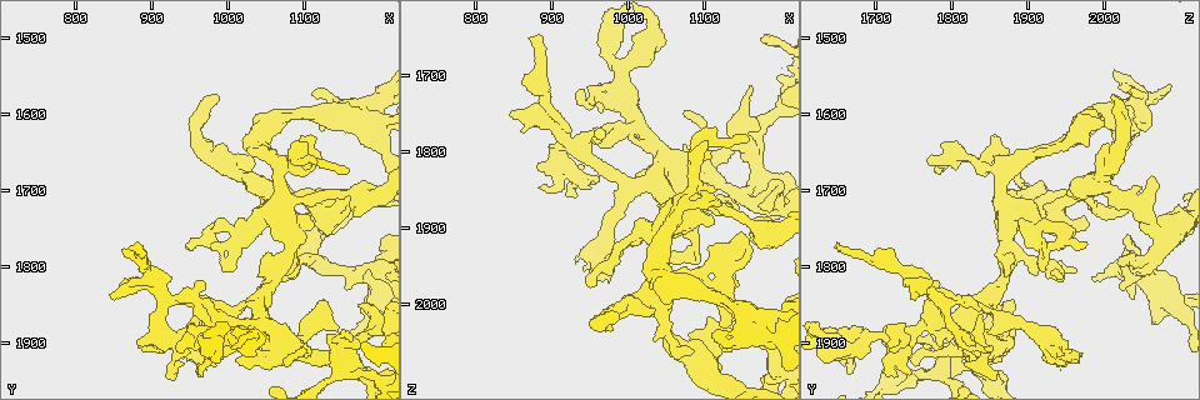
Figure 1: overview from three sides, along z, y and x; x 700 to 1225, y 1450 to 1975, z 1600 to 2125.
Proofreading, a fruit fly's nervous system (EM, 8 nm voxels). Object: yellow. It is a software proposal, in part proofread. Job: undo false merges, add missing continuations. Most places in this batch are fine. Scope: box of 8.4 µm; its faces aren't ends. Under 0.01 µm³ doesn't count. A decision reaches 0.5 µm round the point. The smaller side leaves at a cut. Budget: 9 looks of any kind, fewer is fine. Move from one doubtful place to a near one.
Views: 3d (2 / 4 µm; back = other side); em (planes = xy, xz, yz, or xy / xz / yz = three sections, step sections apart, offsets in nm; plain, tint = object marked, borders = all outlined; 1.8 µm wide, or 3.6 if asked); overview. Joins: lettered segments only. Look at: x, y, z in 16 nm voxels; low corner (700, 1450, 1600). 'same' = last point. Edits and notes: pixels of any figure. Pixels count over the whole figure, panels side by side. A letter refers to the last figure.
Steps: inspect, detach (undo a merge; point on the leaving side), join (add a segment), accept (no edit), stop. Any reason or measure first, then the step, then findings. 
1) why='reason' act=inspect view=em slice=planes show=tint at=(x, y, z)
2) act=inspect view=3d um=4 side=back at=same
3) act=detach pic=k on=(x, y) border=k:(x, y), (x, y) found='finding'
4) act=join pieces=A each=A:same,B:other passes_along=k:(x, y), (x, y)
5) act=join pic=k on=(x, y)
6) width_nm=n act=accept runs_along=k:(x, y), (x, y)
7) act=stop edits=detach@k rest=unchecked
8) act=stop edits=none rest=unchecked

why='sharp bend' act=inspect view=3d um=4 side=back at=(1085, 1670, 1850)

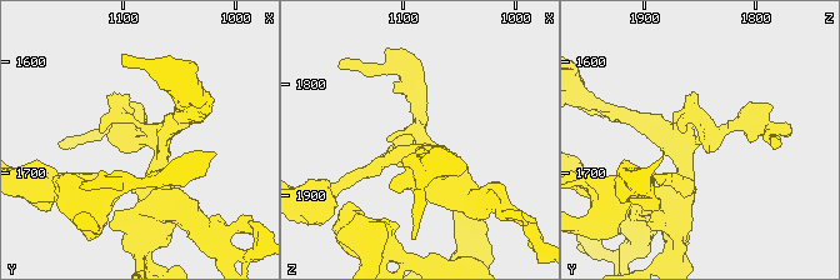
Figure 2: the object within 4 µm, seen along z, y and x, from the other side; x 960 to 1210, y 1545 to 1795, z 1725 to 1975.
why='shape alone is not enough' act=inspect view=em slice=xy step=8 show=borders at=(1084, 1672, 1852)

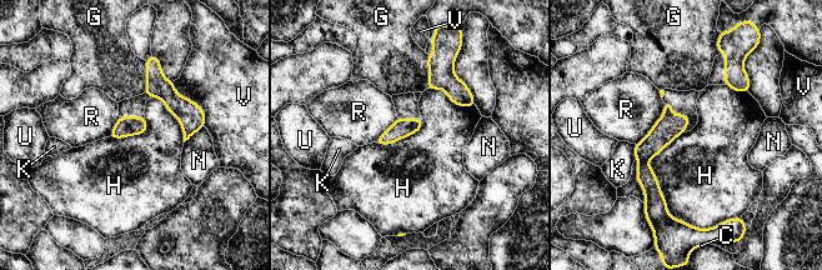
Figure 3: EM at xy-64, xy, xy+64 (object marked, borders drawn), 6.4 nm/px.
width_nm=130 act=accept each=C:other,G:other,H:other,K:other,N:other,R:other,U:other,V:other border=3:(663, 148), (646, 163), (670, 215) found='all the same neuron'

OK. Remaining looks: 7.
why='abrupt turn' act=inspect view=em slice=xy step=4 show=tint at=(1195, 1835, 2075)

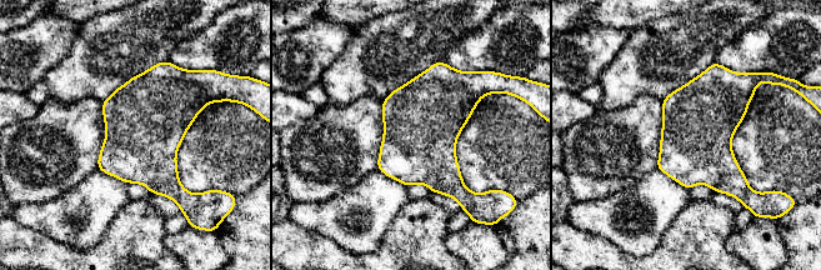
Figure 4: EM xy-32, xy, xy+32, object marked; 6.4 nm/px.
act=inspect view=em slice=xy step=4 show=borders at=same

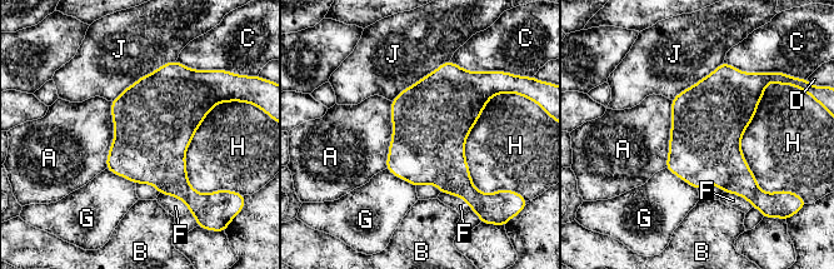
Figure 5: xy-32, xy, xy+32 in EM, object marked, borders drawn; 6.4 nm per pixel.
longest_contact=H:700nm act=accept each=A:other,B:other,C:other,D:other,F:other,G:other,H:other,J:other border=5:(111, 101), (113, 143), (105, 168) found='continuous, no second neuron'

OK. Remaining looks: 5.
why='four-way junction' act=inspect view=3d um=2 at=(1170, 1710, 1905)

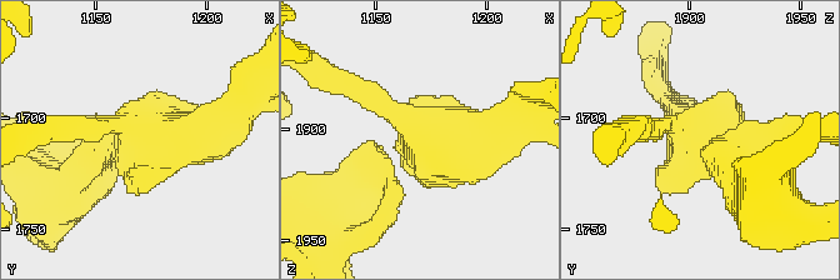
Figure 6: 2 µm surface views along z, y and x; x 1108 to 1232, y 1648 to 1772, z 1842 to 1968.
arms=4 why='now the EM' act=inspect view=em slice=yz step=4 show=plain at=(1173, 1709, 1904)

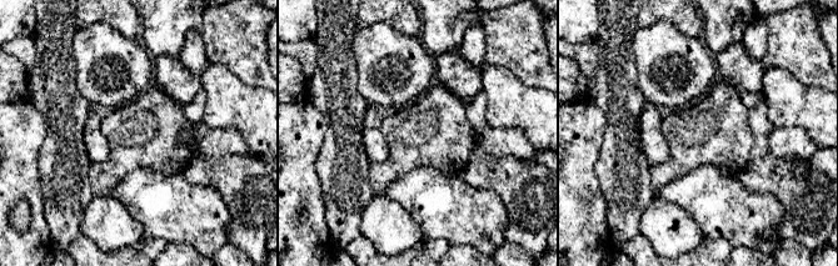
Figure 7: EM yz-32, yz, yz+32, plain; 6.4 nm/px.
why='see the neighbours' act=inspect view=em slice=yz step=4 show=borders at=same

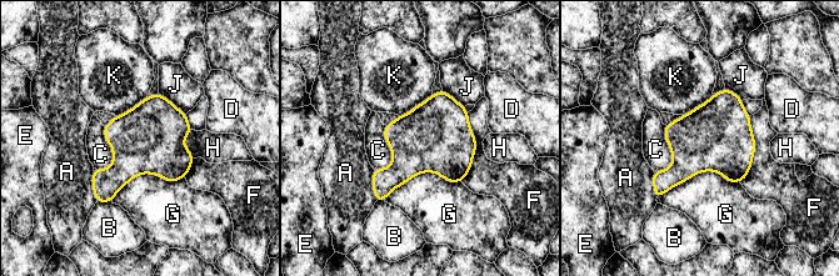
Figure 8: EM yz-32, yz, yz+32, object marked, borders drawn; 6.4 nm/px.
width_nm=440 act=accept each=A:other,B:other,C:other,D:other,E:other,F:other,G:other,H:other,J:other,K:other border=8:(159, 93), (185, 114) found='continuous, no second neuron'

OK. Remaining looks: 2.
act=inspect view=3d um=4 at=(960, 1905, 1940)

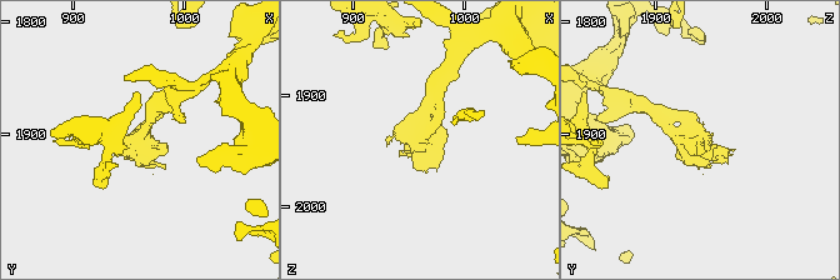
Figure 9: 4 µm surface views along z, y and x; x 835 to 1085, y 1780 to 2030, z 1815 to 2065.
act=inspect view=em slice=yz step=8 show=borders at=(960, 1906, 1936)

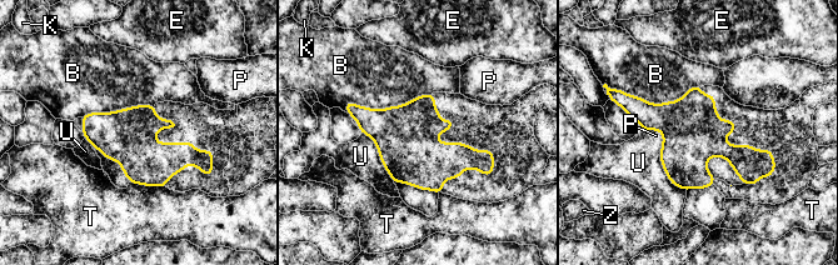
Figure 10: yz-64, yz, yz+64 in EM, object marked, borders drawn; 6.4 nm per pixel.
width_nm=360 act=accept each=B:other,E:other,K:other,P:other,T:other,U:other,Z:other border=10:(649, 129), (662, 134), (661, 148) found='continuous, no second neuron'

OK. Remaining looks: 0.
act=stop edits=none rest=unchecked

